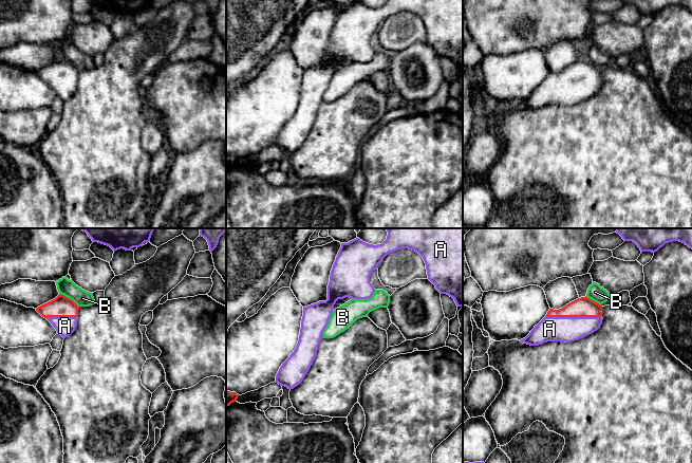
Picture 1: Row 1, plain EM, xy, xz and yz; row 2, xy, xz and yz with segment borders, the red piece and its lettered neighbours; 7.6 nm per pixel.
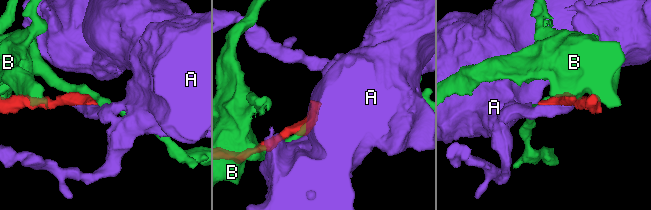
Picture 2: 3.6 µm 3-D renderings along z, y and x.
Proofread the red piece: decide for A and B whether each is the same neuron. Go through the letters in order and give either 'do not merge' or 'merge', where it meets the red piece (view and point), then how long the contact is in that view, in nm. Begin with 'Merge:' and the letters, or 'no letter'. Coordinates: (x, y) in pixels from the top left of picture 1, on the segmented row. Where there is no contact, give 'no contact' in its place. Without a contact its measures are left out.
Merge: A
A: merge; contact yz (573, 316); length 420 nm
B: do not merge; contact xy (69, 298); length 190 nm

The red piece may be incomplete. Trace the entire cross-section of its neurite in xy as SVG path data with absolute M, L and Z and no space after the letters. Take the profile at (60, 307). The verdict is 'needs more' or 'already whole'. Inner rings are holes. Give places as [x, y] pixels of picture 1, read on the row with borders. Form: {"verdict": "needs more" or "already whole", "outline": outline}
{"verdict": "needs more", "outline": "M61 294L36 309L63 338L75 331L78 320L78 310L79 307L72 299Z"}

